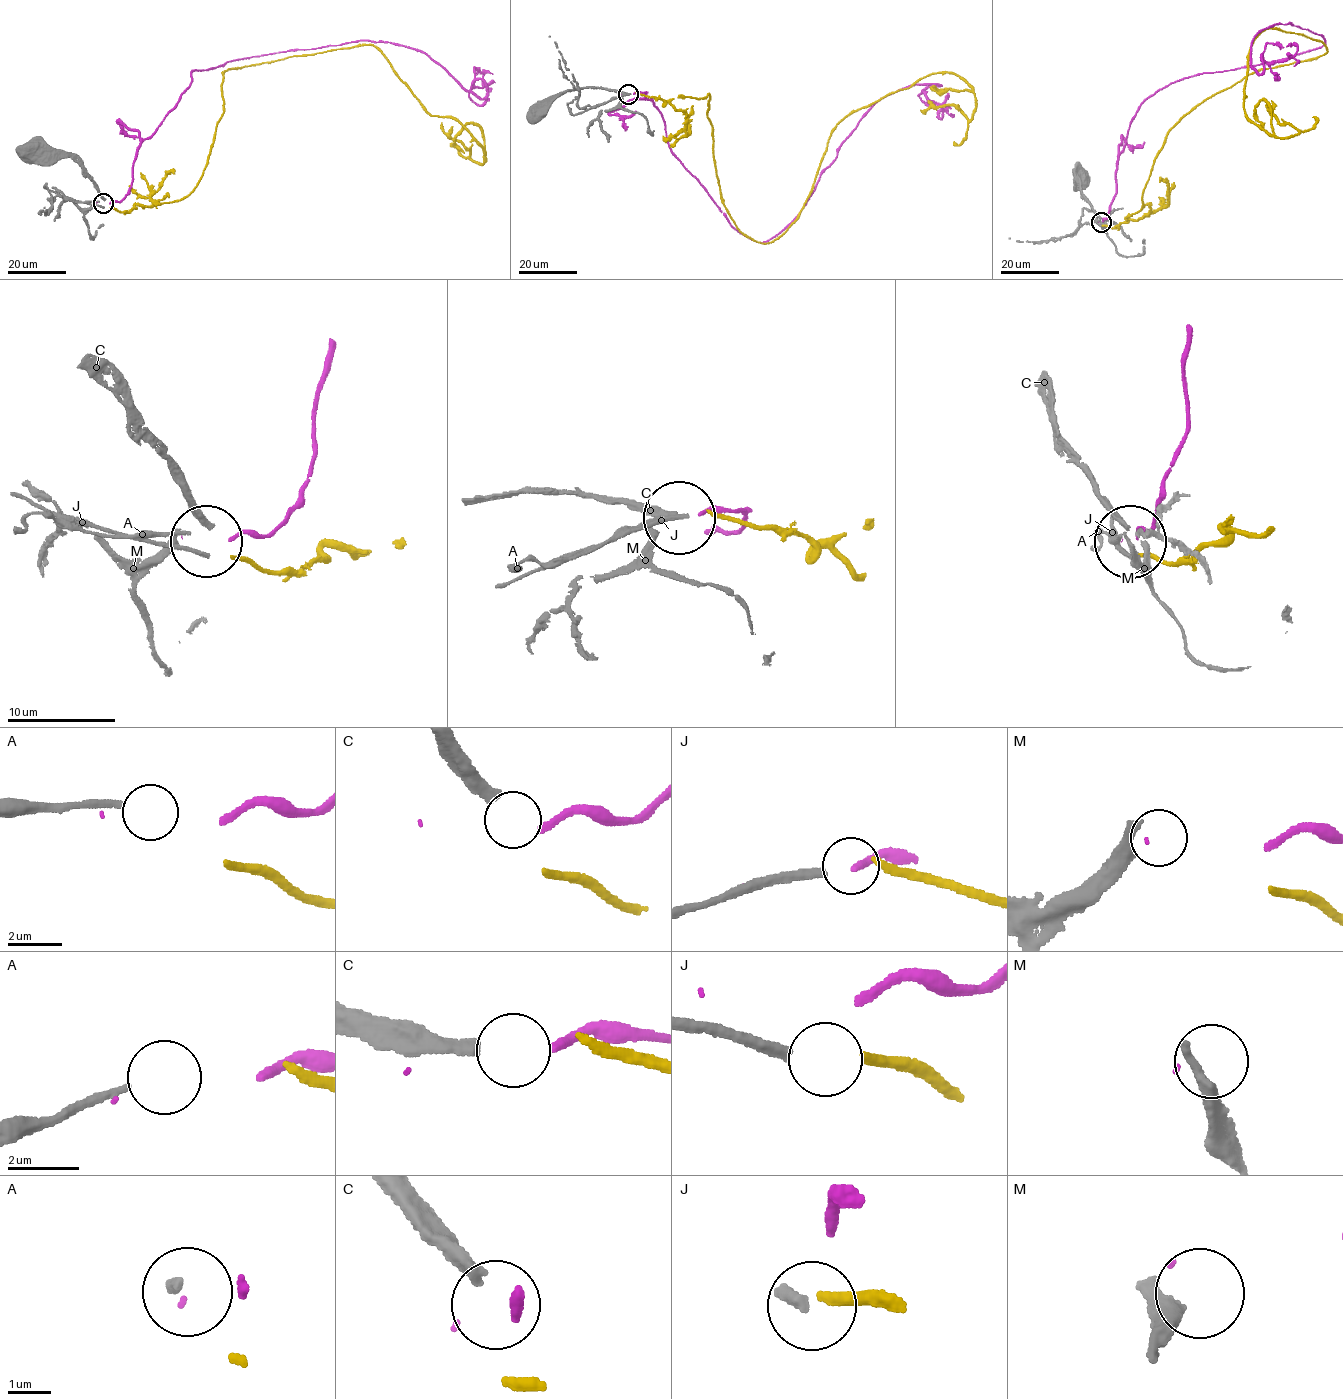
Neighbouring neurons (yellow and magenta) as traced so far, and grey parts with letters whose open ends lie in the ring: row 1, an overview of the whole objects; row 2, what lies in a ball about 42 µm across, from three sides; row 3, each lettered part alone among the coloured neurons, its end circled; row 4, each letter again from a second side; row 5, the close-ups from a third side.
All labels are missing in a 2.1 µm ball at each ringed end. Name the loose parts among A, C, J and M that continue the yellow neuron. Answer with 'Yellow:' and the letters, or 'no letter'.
Yellow: no letter

